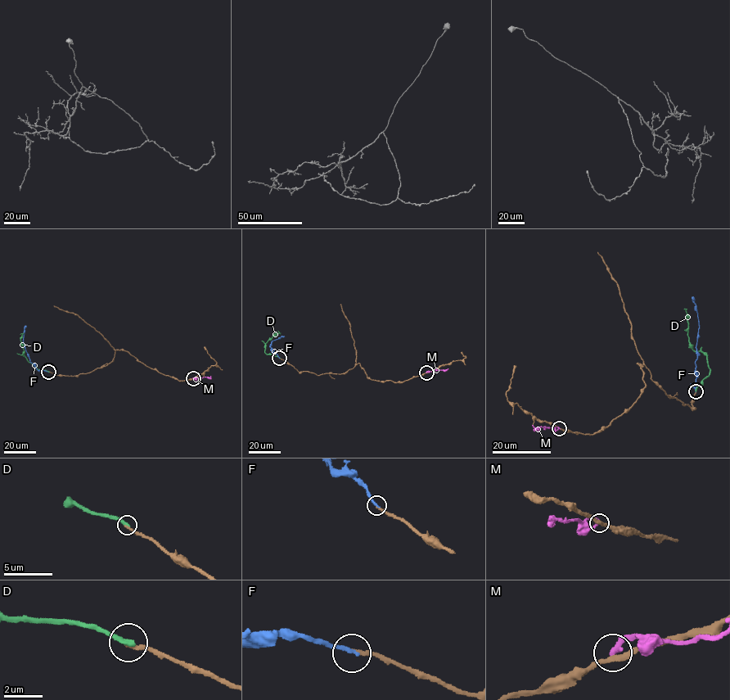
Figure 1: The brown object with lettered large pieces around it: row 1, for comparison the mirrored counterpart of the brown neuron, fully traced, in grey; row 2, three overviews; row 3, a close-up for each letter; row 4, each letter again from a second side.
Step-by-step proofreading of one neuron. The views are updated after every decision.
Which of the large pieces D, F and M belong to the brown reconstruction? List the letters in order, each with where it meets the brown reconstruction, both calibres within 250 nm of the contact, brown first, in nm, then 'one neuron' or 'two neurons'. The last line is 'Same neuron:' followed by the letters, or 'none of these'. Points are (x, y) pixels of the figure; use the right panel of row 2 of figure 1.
D: (696, 390) | 200/280 nm | two neurons
F: (696, 391) | 190/200 nm | one neuron
M: (559, 428) | 280/320 nm | two neurons
Same neuron: F

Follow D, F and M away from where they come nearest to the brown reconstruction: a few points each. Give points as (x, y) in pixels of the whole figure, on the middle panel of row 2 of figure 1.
D: (279, 358), (264, 351), (265, 345), (275, 333), (279, 333), (277, 331)
F: (279, 357), (269, 346), (272, 340), (284, 336)
M: (426, 372), (448, 368)

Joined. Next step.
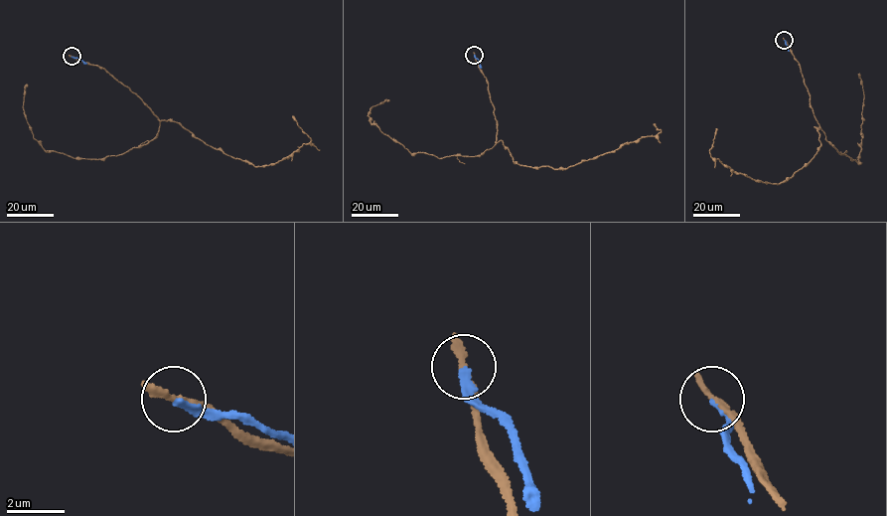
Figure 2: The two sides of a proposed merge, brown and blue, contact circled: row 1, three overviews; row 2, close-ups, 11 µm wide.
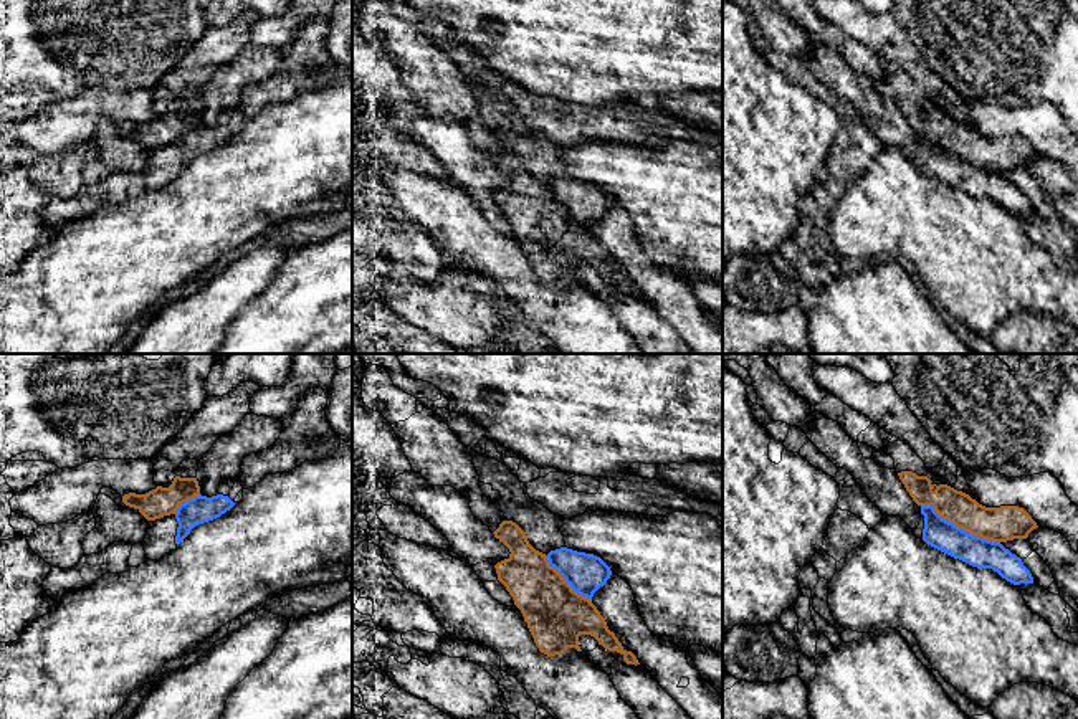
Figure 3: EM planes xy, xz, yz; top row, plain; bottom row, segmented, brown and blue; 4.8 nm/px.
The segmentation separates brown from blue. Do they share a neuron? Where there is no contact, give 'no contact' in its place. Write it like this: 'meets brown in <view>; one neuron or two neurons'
meets brown in yz; two neurons

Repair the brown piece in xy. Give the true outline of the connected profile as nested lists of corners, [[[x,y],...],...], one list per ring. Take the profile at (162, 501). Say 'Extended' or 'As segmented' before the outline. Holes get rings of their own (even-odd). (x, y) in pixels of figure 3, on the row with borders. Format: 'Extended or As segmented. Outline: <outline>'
As segmented. Outline: [[[175,476],[169,488],[157,486],[145,494],[129,493],[122,502],[137,509],[147,521],[175,514],[179,506],[200,494],[197,478]]]

